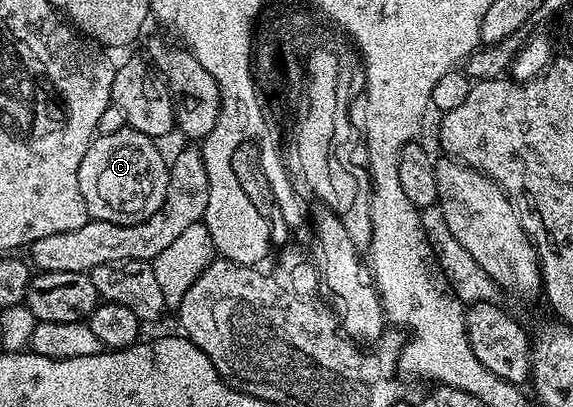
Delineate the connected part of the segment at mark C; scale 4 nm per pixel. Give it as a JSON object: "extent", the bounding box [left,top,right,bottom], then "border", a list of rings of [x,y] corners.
{"extent":[79,127,169,224],"border":[[[122,127],[116,132],[105,133],[104,131],[92,140],[89,150],[85,150],[85,158],[81,158],[79,185],[81,198],[85,198],[85,206],[90,219],[118,224],[136,224],[148,220],[161,206],[167,193],[169,160],[168,157],[163,157],[162,150],[155,145],[158,143],[152,137],[141,134],[133,127]]]}

